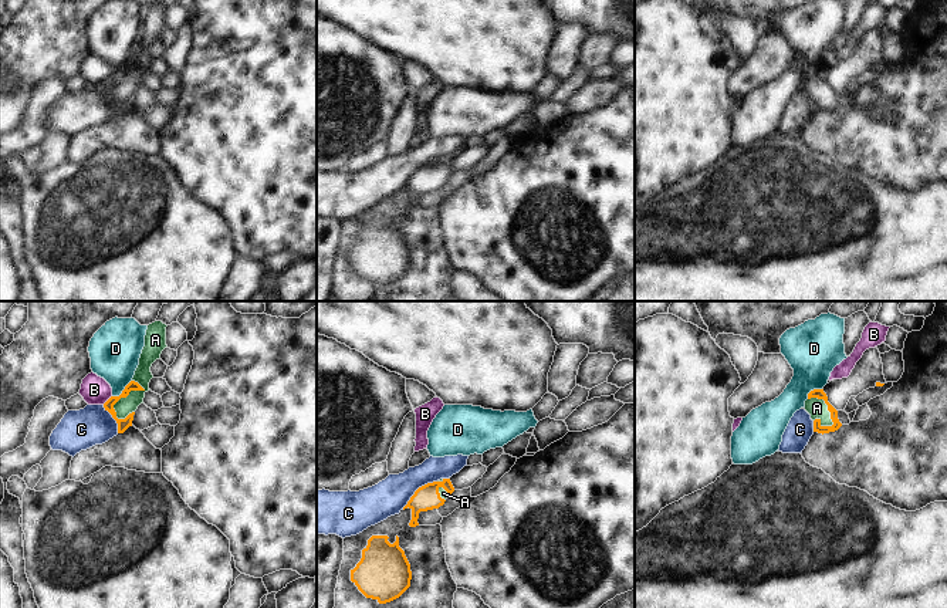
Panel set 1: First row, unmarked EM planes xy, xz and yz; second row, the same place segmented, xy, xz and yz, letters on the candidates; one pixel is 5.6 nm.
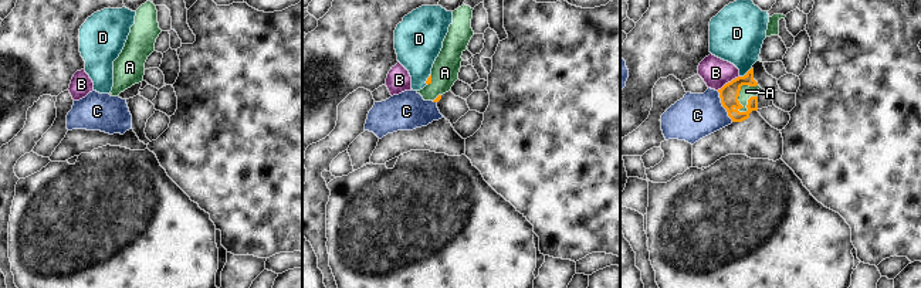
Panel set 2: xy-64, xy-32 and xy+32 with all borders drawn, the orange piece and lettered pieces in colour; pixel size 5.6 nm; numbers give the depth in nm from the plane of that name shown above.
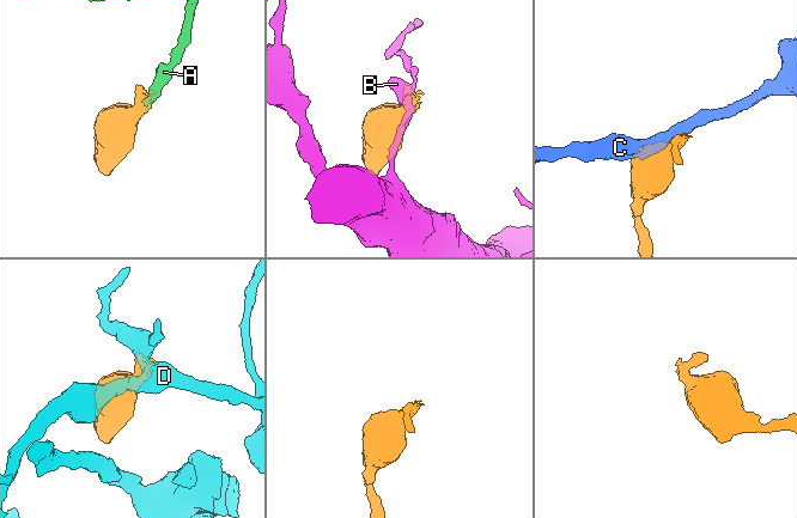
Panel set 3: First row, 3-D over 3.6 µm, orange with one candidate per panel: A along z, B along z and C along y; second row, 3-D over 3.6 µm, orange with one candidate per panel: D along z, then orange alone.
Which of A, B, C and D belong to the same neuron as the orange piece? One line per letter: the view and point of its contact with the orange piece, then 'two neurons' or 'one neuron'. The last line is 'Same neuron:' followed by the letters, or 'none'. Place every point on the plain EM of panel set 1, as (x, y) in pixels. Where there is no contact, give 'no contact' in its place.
A: contact xy (125, 78); one neuron
B: contact xy (108, 81); two neurons
C: contact xz (416, 172); two neurons
D: contact xy (122, 73); two neurons
Same neuron: A

